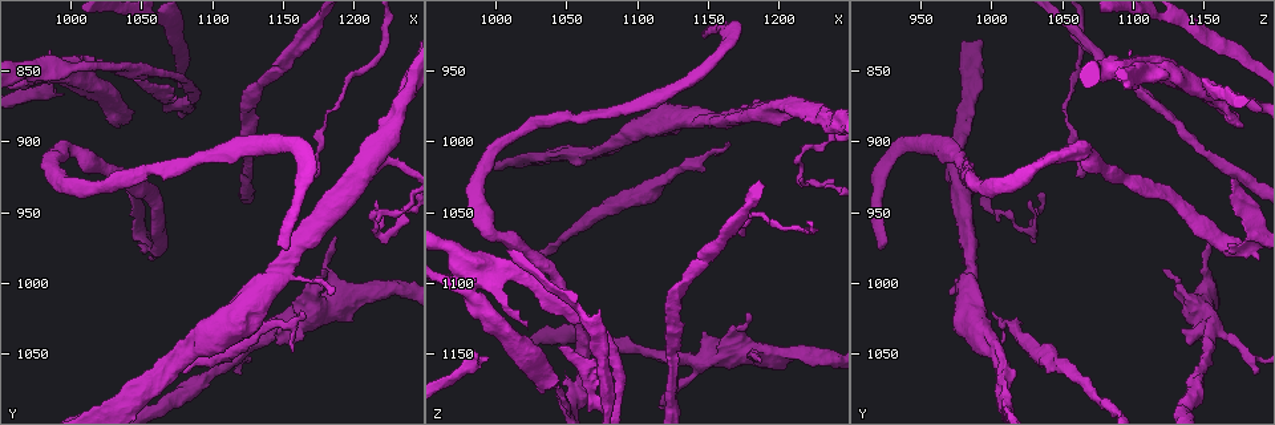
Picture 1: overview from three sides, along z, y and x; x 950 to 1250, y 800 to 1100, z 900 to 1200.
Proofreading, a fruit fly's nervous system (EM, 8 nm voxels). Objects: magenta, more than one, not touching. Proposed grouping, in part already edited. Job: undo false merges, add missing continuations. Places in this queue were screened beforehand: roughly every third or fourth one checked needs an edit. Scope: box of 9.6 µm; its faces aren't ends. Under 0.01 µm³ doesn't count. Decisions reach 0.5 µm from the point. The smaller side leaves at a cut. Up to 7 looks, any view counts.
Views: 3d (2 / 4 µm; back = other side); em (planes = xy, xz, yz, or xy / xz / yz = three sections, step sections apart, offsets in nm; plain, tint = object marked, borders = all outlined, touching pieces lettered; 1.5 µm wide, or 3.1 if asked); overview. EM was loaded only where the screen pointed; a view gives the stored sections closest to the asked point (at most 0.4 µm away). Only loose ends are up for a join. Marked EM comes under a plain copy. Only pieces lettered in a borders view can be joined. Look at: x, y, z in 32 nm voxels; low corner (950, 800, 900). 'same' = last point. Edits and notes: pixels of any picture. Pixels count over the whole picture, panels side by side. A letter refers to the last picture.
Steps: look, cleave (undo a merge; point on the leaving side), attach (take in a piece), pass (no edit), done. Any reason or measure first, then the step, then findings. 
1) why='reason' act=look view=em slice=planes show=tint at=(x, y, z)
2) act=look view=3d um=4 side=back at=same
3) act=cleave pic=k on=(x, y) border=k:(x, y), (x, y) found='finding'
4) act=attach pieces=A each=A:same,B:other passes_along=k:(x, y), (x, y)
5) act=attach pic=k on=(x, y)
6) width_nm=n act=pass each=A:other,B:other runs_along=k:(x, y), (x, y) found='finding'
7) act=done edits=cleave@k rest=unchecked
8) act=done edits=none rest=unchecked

why='two arms in line, one across' act=look view=em slice=xz step=8 show=borders at=(1218, 910, 974)

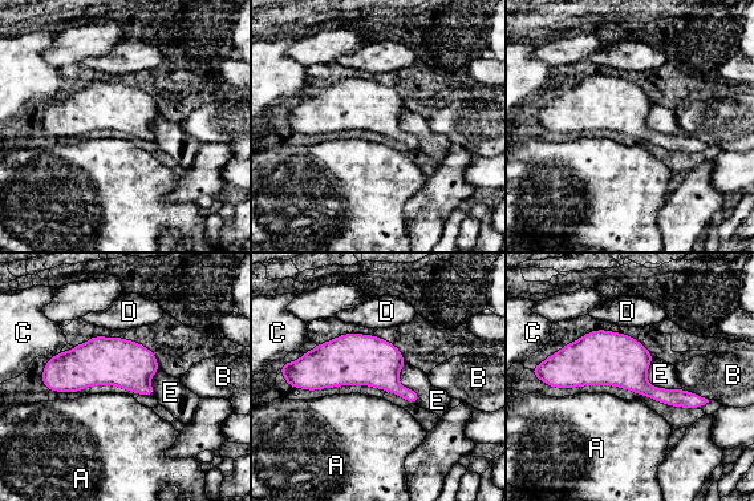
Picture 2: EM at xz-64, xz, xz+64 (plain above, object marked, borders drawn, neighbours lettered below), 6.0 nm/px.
act=pass each=A:other,B:other,C:other,D:other,E:other border=2:(652, 359), (647, 380), (681, 390) found='all the same cell'

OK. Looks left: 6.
why='thick turns thin' act=look view=3d um=2 at=(1150, 1030, 1010)

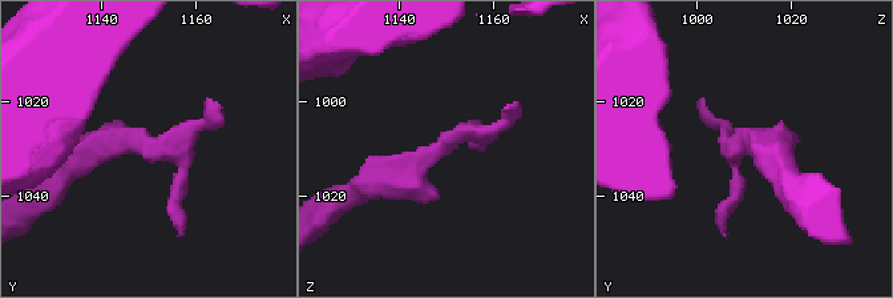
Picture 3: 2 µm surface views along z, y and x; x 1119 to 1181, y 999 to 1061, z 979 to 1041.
act=look view=em slice=planes show=borders at=(1150, 1031, 1009)

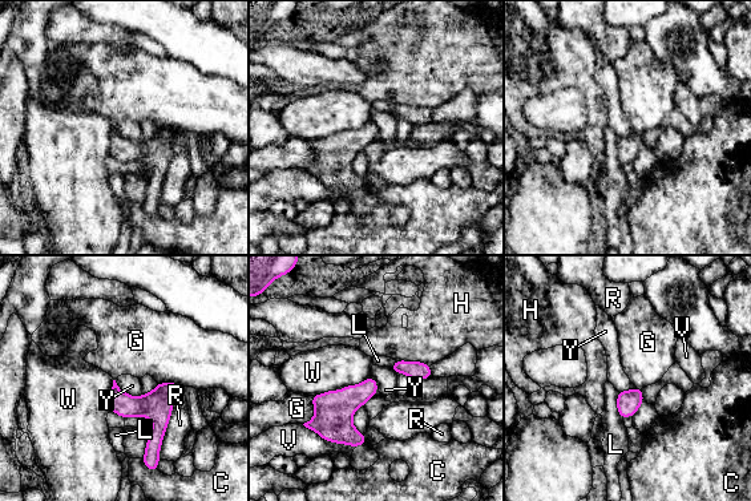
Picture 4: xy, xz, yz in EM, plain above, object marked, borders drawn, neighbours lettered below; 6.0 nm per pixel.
act=pass each=C:other,G:other,H:other,L:other,R:other,V:other,W:other,Y:other runs_along=4:(114, 390), (156, 419), (153, 468) found='one cell here'

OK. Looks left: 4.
why='branch stops here' act=look view=3d um=2 side=back at=(1154, 976, 924)

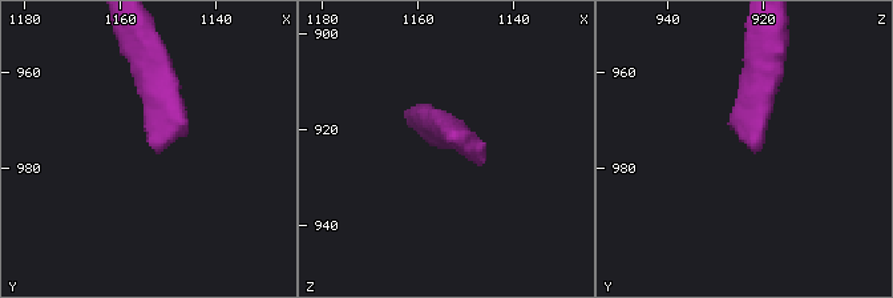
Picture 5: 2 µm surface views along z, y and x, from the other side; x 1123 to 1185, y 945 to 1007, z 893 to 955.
why='need the tissue' act=look view=em slice=planes show=borders at=(1154, 977, 922)

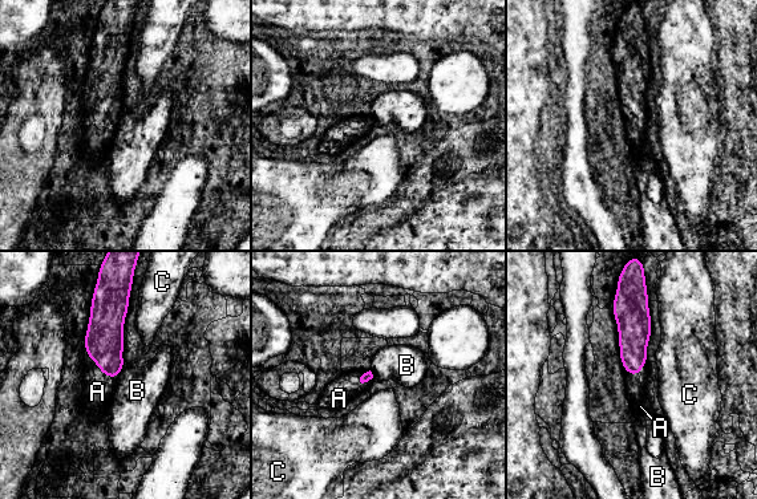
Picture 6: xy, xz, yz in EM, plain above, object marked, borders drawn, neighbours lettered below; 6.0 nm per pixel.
longest_contact=A:240nm act=attach pieces=A each=A:same,B:other,C:other found='it goes on there'

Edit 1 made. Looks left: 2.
act=done edits=attach@6 rest=unchecked

